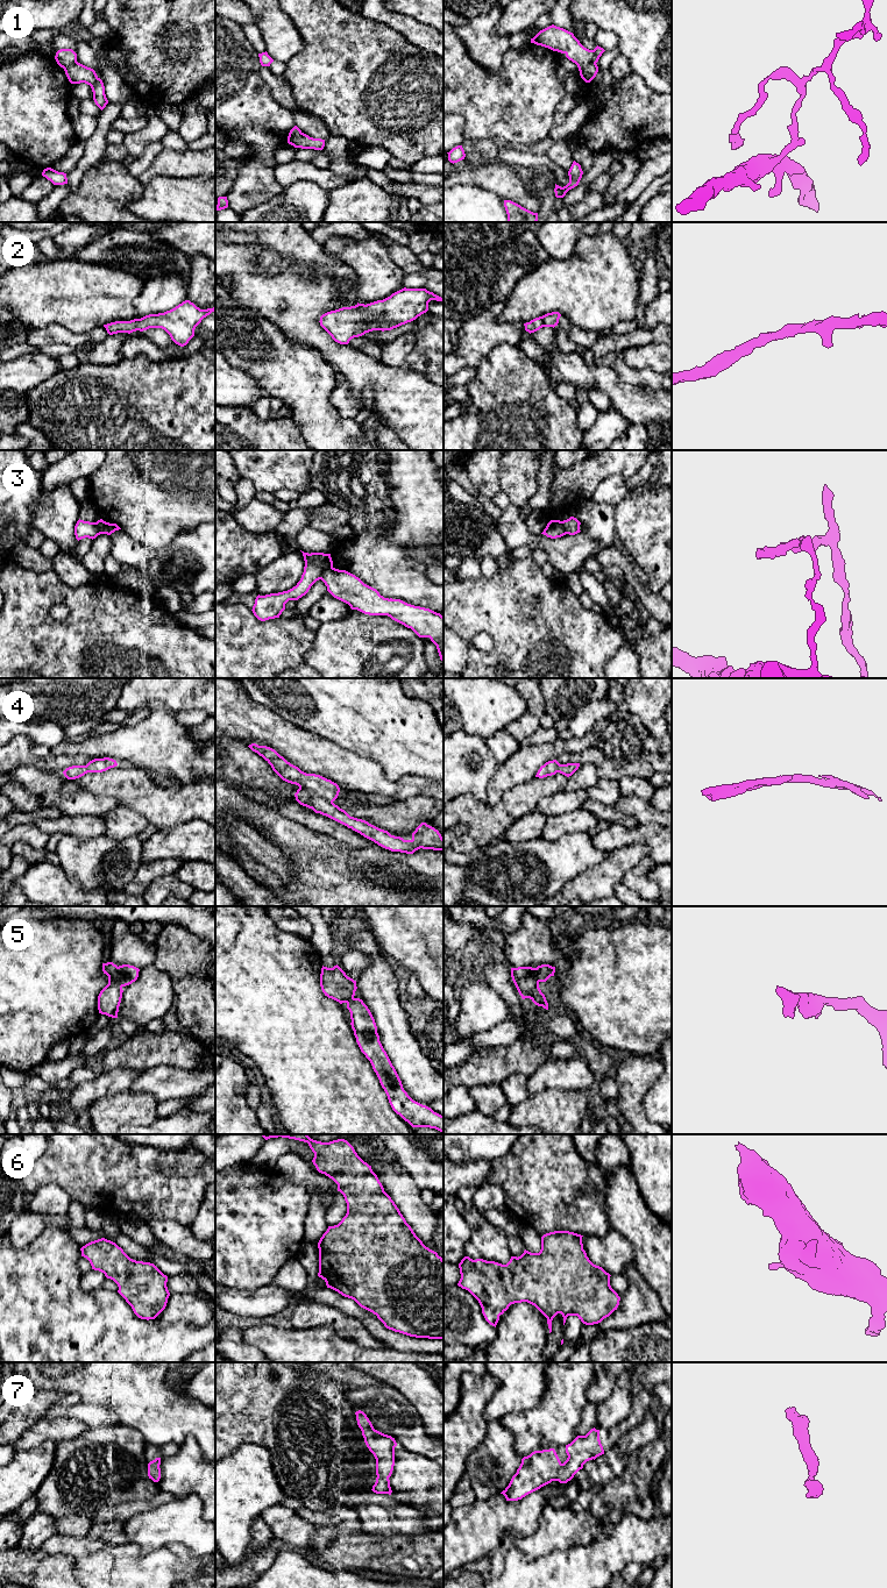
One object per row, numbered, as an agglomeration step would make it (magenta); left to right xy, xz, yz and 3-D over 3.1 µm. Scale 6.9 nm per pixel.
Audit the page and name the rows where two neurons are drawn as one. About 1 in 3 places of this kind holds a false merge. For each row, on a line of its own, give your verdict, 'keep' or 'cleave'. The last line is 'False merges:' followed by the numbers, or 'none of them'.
1: cleave
2: keep
3: cleave
4: keep
5: keep
6: keep
7: keep
False merges: 1, 3

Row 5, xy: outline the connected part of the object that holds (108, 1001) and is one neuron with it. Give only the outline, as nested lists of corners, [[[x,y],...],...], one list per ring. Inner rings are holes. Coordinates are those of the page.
[[[107,962],[102,963],[102,971],[108,976],[108,984],[98,996],[98,1010],[101,1014],[118,1018],[122,988],[137,980],[140,969],[129,964],[118,967],[113,962]]]

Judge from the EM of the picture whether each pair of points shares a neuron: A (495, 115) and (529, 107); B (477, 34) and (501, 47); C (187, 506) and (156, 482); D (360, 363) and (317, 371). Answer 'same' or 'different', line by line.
A: same
B: same
C: same
D: different

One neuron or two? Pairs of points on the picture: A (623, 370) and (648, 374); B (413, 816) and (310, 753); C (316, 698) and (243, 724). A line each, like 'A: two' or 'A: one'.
A: one
B: two
C: two

